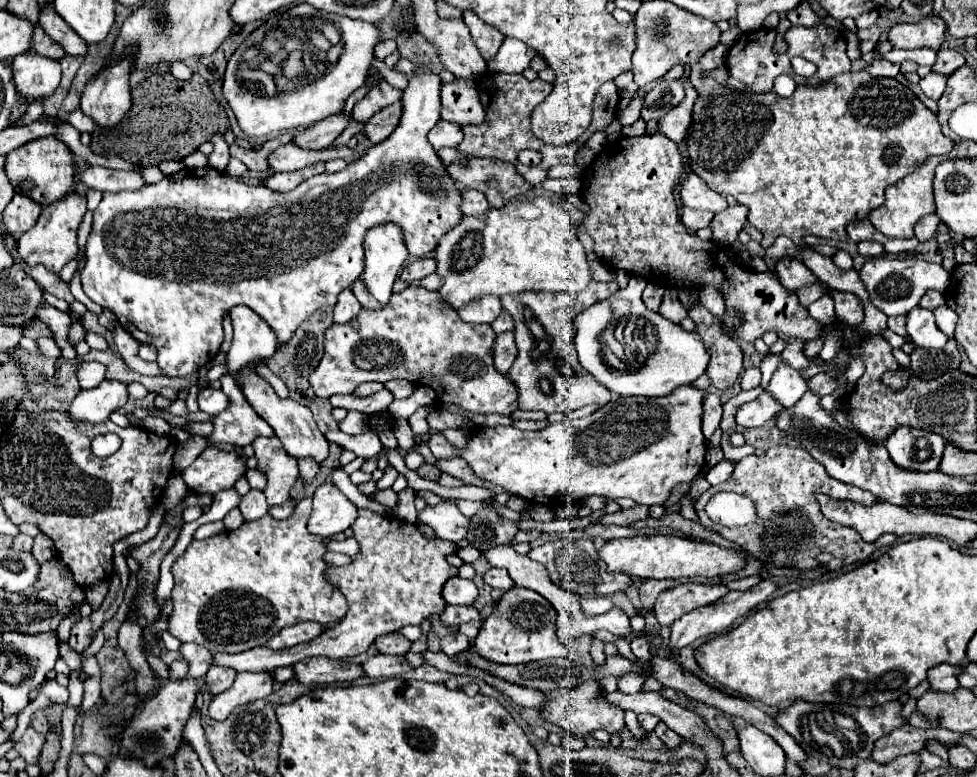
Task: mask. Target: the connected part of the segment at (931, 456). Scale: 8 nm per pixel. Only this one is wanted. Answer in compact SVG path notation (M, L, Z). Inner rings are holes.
M898 426L888 438L886 448L890 458L908 470L938 470L946 440L930 430L916 430L910 426Z

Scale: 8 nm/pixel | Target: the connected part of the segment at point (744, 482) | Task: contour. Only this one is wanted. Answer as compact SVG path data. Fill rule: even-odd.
M774 446L764 456L756 456L756 454L746 456L740 462L736 462L732 476L724 484L712 486L712 490L714 494L720 490L732 490L748 496L756 506L758 518L752 526L742 526L742 528L718 526L716 522L708 522L704 504L700 498L700 502L696 504L696 512L702 524L714 528L714 532L738 544L760 562L776 568L788 566L796 570L812 570L812 566L826 566L828 570L838 570L868 558L876 548L896 540L896 536L892 538L884 536L878 542L868 544L850 526L834 524L832 520L824 518L824 514L820 512L816 494L826 494L836 500L852 500L866 506L876 504L878 498L874 494L868 494L868 490L860 490L856 486L848 486L844 482L836 482L834 478L828 478L824 466L820 466L802 448Z

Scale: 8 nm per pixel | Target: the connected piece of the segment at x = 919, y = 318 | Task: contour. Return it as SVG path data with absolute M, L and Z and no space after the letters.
M916 306L912 314L908 314L906 330L912 336L914 344L922 348L942 348L948 342L948 336L936 326L932 310L920 306Z

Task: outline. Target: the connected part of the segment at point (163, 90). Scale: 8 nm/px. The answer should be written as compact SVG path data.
M150 74L142 86L132 92L132 110L128 116L112 126L98 126L92 134L90 148L96 154L120 156L122 160L158 166L164 160L182 160L186 154L196 152L204 142L210 142L216 132L226 134L230 122L226 112L216 102L208 82L194 74L192 80L176 80L172 74Z

